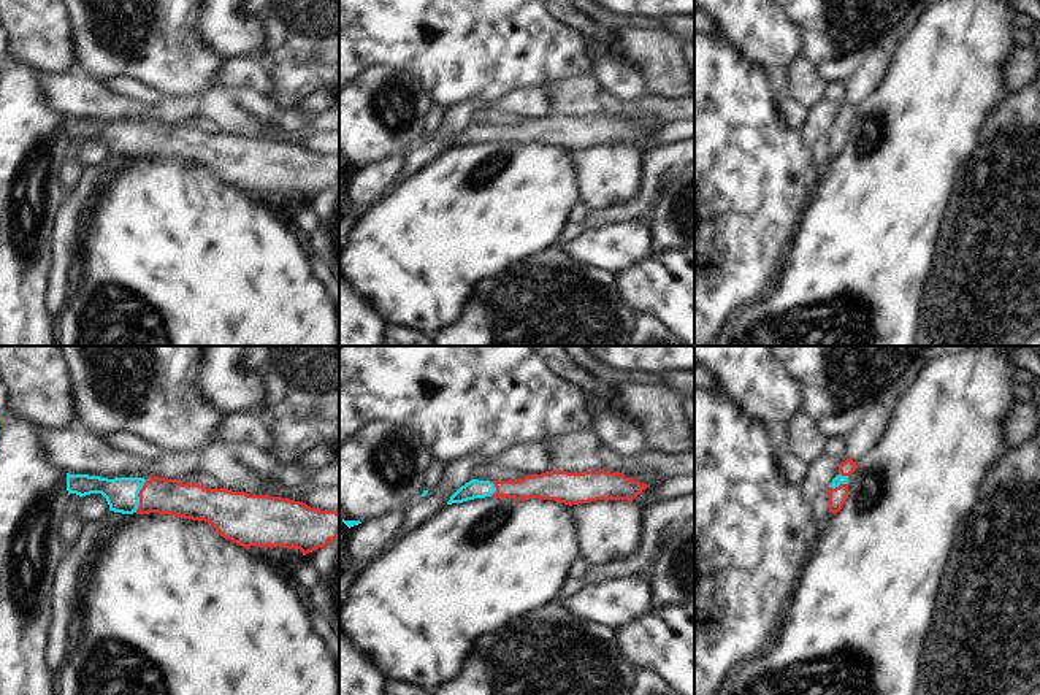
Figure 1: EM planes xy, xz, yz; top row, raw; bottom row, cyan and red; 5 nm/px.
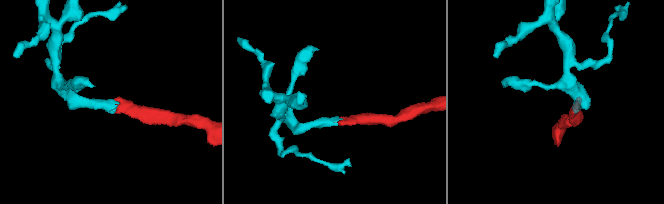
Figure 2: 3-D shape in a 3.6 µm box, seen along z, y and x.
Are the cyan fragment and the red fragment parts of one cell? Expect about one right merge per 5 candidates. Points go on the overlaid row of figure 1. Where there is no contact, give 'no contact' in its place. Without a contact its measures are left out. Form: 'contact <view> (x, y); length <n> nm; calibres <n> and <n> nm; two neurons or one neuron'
contact xy (138, 497); length 170 nm; calibres 160 and 180 nm; one neuron

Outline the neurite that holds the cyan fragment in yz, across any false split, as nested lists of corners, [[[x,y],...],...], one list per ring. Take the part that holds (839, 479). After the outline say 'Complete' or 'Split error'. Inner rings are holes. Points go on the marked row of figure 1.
[[[847,459],[839,465],[839,474],[832,479],[829,487],[829,511],[837,514],[848,498],[848,476],[858,468],[858,463]]]. Split error.

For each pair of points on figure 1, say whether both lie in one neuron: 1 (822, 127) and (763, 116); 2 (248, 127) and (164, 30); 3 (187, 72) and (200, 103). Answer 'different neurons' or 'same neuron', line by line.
1: different neurons
2: different neurons
3: different neurons

